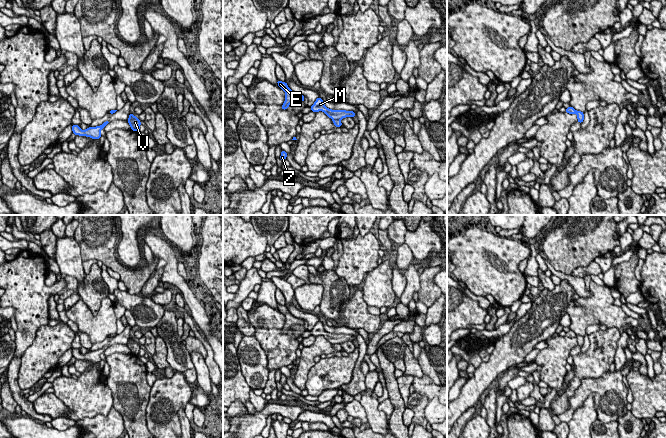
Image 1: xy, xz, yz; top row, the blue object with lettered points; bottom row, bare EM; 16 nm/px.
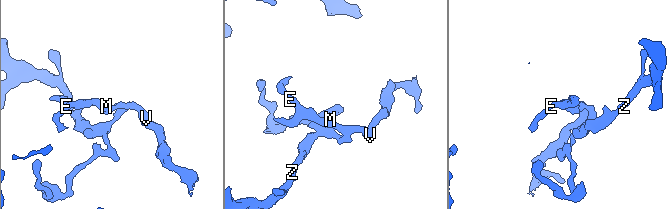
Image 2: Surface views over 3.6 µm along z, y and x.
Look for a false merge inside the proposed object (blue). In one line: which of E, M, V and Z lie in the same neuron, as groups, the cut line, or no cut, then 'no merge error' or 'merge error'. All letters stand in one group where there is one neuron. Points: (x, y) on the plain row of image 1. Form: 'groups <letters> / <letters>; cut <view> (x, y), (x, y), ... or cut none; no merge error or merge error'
groups E M V / Z; cut xz (333, 343), (339, 344); merge error

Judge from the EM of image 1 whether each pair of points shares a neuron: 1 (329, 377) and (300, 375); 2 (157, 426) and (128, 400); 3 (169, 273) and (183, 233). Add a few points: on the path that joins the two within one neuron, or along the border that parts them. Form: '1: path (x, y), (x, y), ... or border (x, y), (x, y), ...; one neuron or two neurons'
1: border (315, 363), (309, 370), (305, 388); two neurons
2: border (150, 392), (146, 408), (147, 427); two neurons
3: border (161, 234), (177, 251); two neurons

